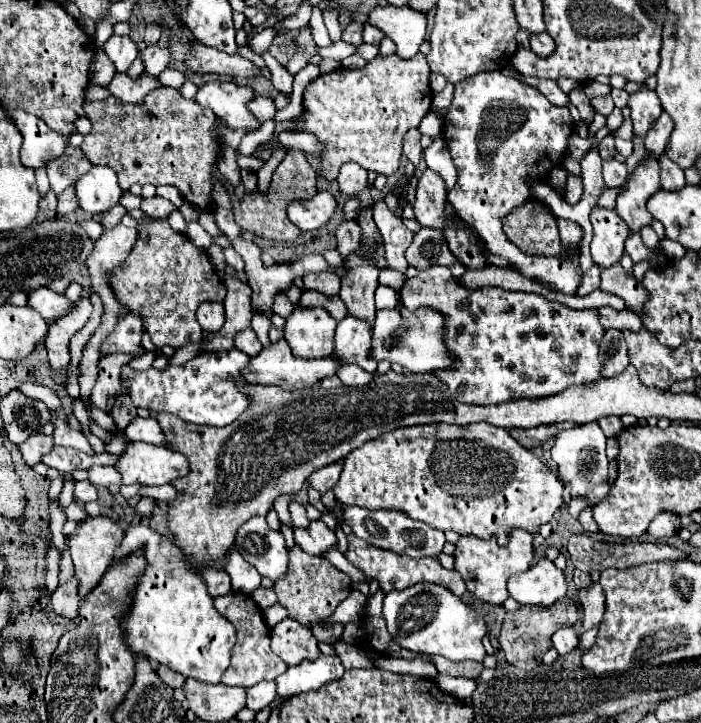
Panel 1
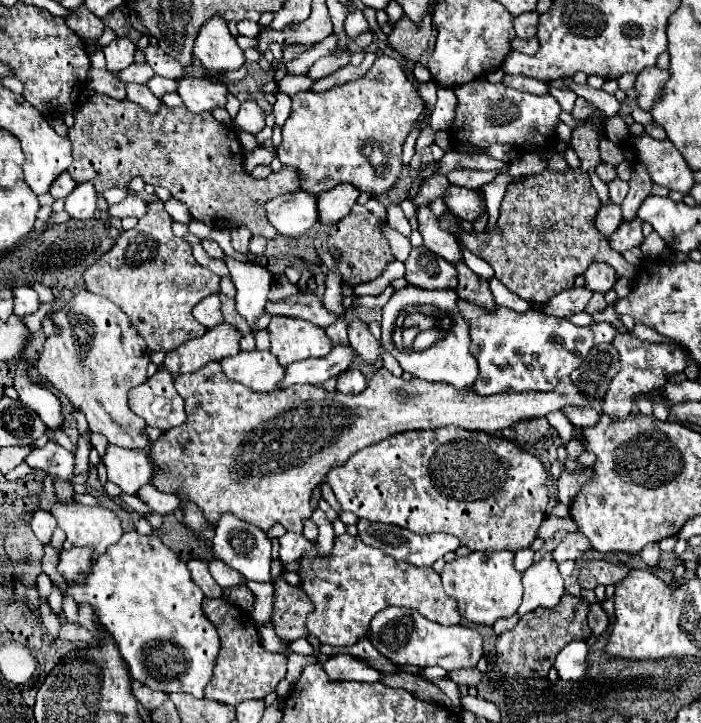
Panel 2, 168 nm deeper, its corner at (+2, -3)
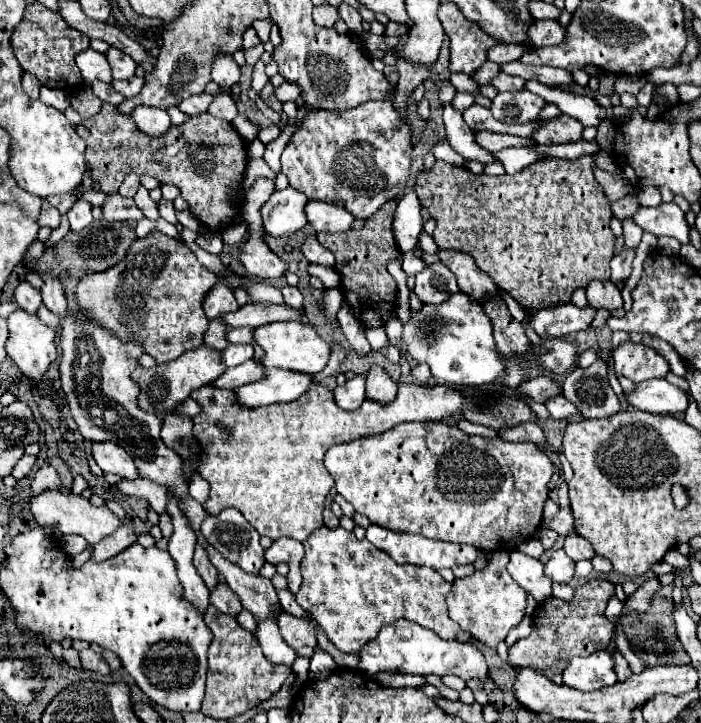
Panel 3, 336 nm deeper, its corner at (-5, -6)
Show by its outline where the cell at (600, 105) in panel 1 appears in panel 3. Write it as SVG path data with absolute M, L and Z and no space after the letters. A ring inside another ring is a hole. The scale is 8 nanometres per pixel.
M561 114L553 120L547 120L537 132L533 132L533 138L539 140L539 144L565 144L581 140L581 132L583 124L577 118Z

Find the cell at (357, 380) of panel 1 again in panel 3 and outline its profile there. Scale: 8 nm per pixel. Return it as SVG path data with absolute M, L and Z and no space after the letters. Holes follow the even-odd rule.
M355 376L353 380L347 380L345 384L337 386L333 390L335 394L335 402L339 402L339 406L343 410L353 410L359 408L365 402L365 378L363 376Z

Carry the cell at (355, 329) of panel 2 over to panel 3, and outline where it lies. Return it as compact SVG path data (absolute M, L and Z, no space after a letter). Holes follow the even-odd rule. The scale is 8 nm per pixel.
M373 364L367 374L367 398L369 400L379 400L389 402L395 398L395 382L389 378L383 366Z

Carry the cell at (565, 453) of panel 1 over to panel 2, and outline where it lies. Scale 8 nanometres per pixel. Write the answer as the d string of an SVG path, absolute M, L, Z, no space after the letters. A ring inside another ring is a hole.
M548 413L546 419L548 419L548 423L560 433L564 445L566 445L572 437L580 437L580 429L576 429L576 427L564 417L564 413Z

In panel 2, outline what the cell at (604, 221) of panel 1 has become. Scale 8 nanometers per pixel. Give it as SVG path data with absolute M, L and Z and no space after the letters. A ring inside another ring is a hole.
M592 263L584 273L586 289L594 293L608 293L616 283L616 271L604 263Z

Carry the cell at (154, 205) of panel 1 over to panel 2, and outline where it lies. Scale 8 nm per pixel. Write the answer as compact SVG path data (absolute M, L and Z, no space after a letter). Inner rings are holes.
M134 195L108 207L108 215L118 217L118 219L124 219L124 217L138 217L140 219L144 213L146 213L146 201L140 197L134 197Z

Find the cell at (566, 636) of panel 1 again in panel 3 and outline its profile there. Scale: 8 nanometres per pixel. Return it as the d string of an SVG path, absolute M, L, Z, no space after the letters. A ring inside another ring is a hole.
M597 650L589 656L575 656L563 670L563 684L591 692L617 682L613 660L607 650Z

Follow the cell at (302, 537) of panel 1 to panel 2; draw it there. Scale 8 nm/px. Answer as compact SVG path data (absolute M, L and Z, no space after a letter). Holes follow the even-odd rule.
M284 533L280 539L280 551L278 551L278 559L286 565L292 561L298 561L302 551L312 549L312 543L308 543L304 539L304 535L300 533Z

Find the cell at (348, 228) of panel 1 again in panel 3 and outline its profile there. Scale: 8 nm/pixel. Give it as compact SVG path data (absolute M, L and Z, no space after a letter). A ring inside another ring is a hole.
M343 300L343 306L337 312L337 320L341 324L341 330L345 334L345 338L351 342L351 348L357 350L359 354L367 354L371 350L365 334L363 334L363 326L361 322L353 316L351 306L347 304L347 300Z

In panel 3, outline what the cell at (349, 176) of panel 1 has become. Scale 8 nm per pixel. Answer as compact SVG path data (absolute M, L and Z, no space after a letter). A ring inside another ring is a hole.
M311 200L305 208L305 214L315 232L327 232L327 234L347 232L355 220L343 204L331 204L319 200Z

